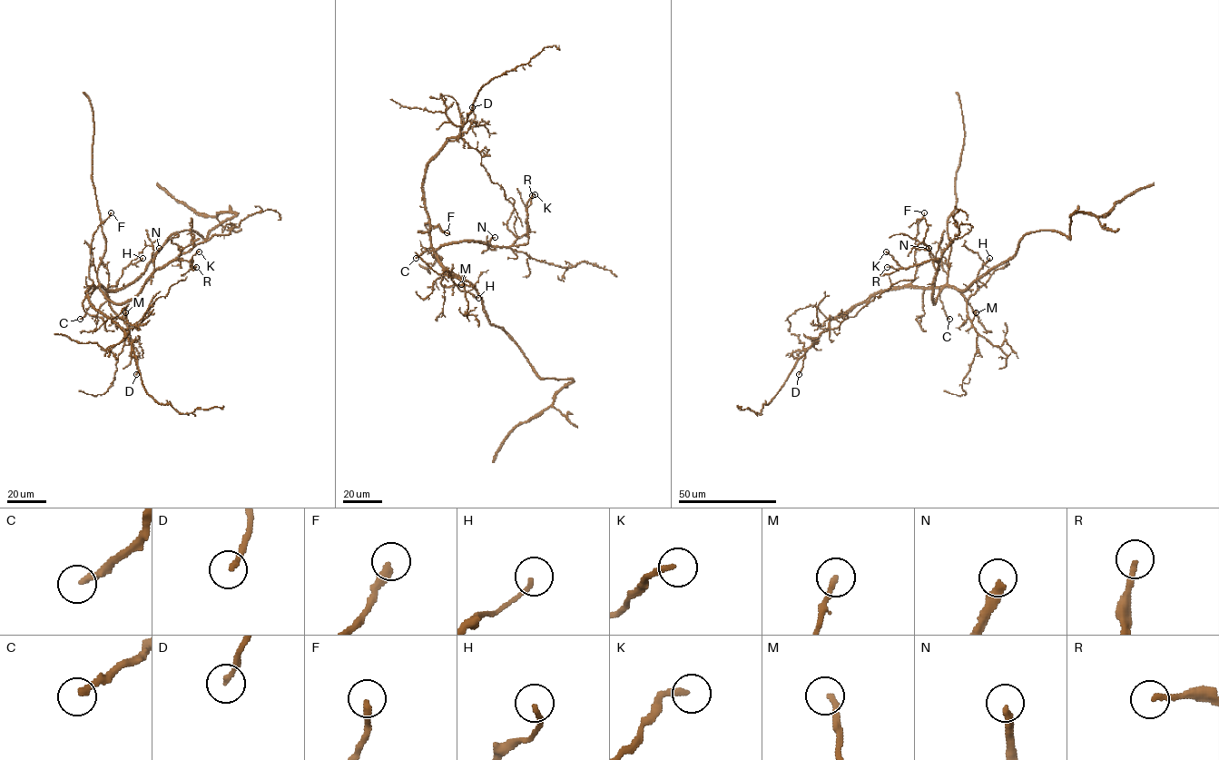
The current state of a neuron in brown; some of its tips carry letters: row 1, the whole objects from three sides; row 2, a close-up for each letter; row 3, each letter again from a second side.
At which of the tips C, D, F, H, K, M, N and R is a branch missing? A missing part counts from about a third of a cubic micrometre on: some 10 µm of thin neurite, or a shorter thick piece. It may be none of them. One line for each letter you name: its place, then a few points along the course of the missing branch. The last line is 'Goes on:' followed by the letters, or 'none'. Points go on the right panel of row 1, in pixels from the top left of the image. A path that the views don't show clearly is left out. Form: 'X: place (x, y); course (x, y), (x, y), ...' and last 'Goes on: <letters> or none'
C: place (949, 319)
F: place (924, 212); course (924, 212), (919, 208), (904, 205), (892, 219)
N: place (928, 248); course (928, 248), (927, 227), (919, 222), (917, 225)
R: place (887, 267); course (887, 267), (873, 262)
Goes on: C, F, N, R

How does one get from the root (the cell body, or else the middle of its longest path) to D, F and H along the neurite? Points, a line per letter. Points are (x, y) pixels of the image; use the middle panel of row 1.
D: (441, 262), (431, 244), (423, 178), (429, 160), (449, 139), (459, 133), (466, 114), (473, 110), (472, 107)
F: (441, 262), (431, 244), (429, 220), (425, 223), (447, 232)
H: (441, 262), (442, 285), (457, 285), (460, 290), (478, 298)

